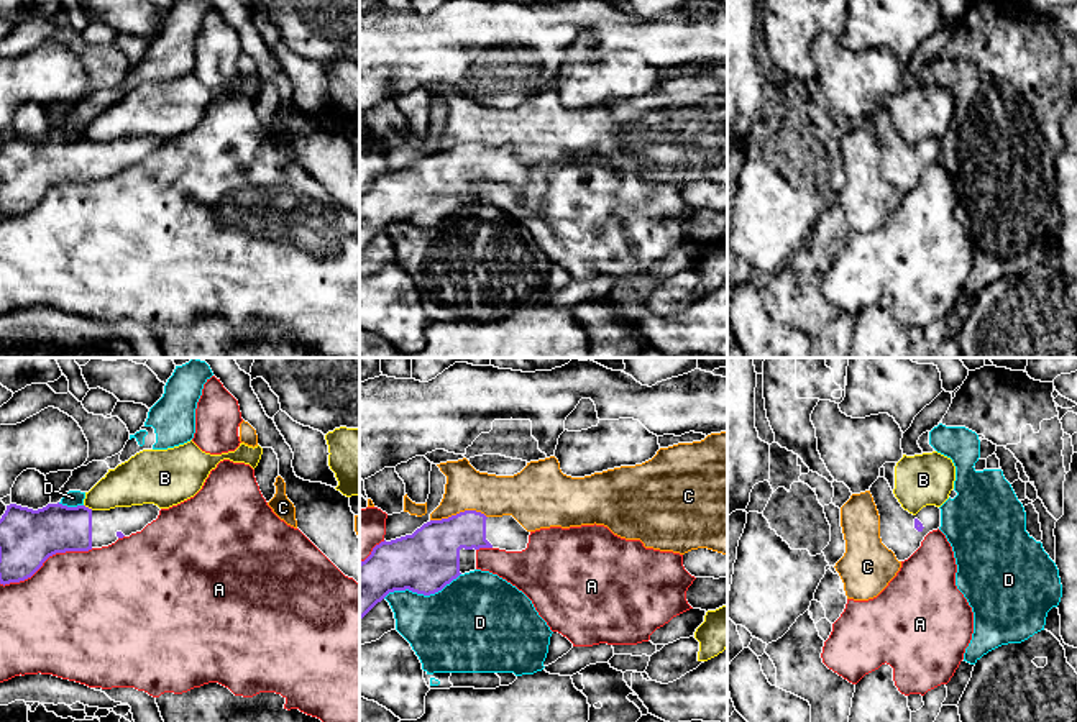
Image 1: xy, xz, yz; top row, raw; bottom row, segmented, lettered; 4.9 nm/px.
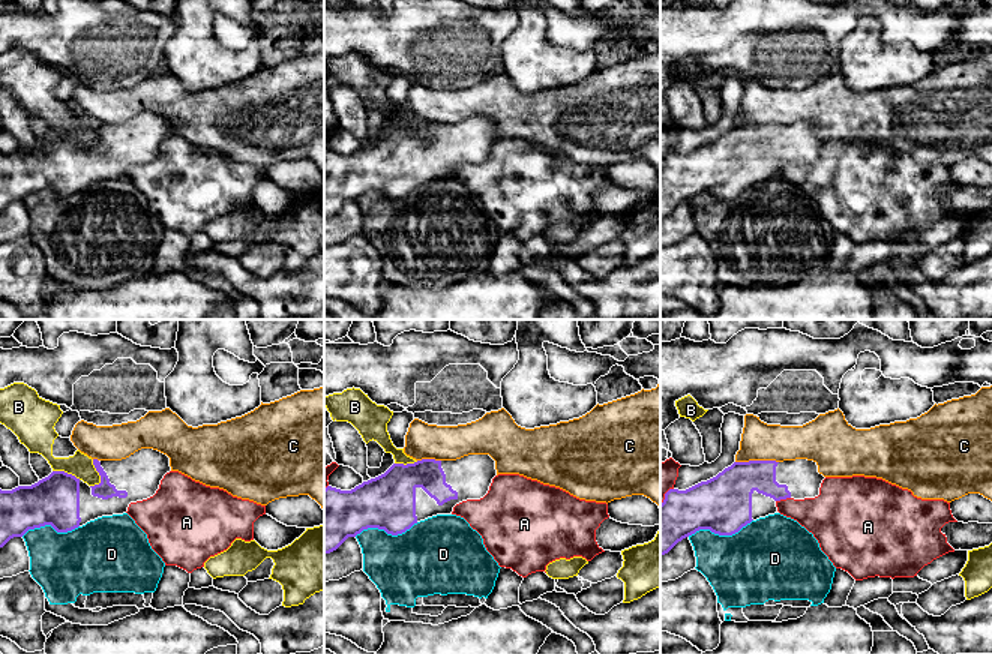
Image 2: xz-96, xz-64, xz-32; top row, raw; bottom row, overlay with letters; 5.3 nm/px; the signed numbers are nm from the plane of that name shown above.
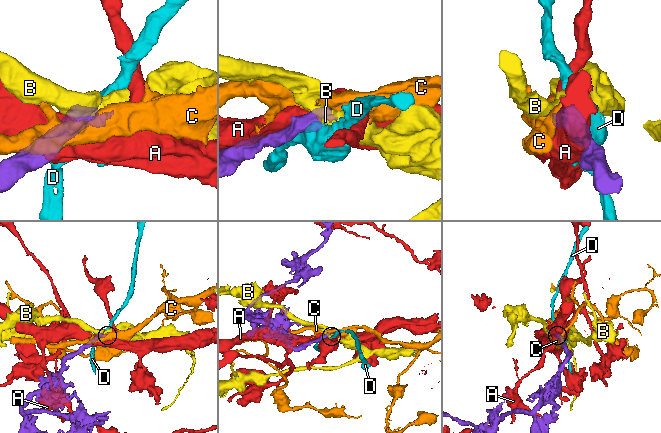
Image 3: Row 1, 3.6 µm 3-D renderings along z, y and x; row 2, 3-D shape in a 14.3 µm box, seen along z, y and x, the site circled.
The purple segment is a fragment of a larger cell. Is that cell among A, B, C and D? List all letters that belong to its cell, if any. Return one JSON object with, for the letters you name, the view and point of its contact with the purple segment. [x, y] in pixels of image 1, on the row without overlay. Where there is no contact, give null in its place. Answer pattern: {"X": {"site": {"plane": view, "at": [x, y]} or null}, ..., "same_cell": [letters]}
{"same_cell": []}

